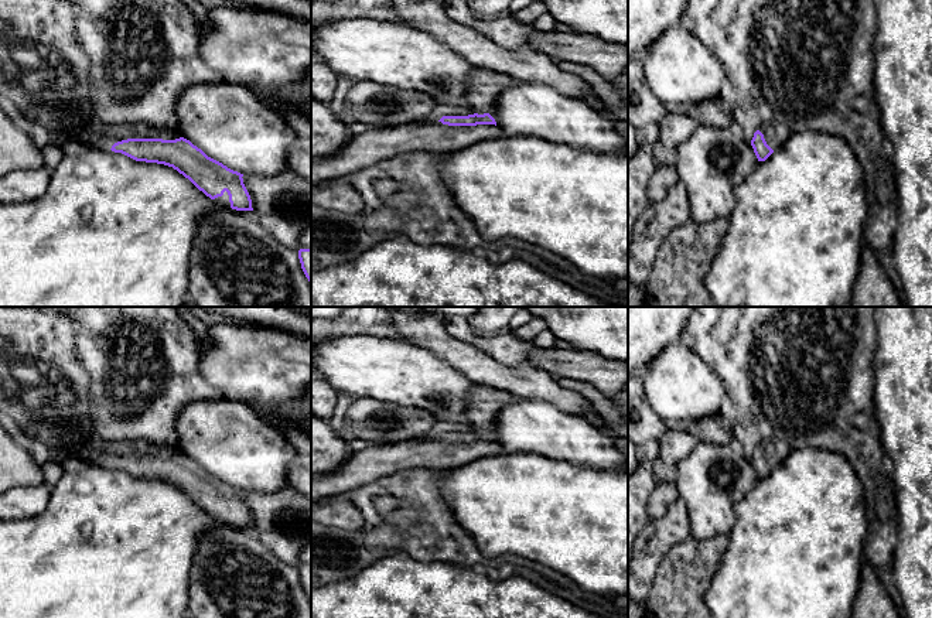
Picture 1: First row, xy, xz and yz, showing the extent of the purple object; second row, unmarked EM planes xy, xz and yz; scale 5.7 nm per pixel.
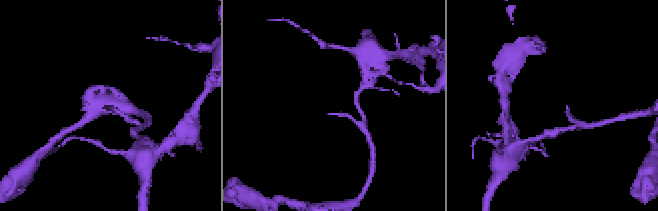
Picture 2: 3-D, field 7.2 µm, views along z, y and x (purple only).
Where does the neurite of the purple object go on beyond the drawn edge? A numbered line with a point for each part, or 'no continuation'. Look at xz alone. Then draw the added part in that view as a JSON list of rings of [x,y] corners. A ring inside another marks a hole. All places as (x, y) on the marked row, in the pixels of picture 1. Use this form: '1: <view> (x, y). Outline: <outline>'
1: xz (362, 150). Outline: [[[430,120],[371,129],[363,134],[354,134],[335,154],[311,161],[311,185],[345,178],[363,167],[412,150],[451,153],[503,136],[502,129],[495,124],[448,126]]]

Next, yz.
1: yz (775, 135). Outline: [[[767,122],[759,127],[767,144],[775,151],[779,148],[791,133],[778,122]]]

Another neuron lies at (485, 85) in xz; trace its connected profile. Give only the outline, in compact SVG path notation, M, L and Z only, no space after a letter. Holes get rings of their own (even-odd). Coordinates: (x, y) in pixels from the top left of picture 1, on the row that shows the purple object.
M472 66L468 75L467 99L471 110L478 115L491 113L501 93L519 81L484 66Z

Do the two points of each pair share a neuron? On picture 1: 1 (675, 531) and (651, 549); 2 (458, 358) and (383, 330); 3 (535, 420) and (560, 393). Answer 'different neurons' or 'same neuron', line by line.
1: same neuron
2: different neurons
3: different neurons

